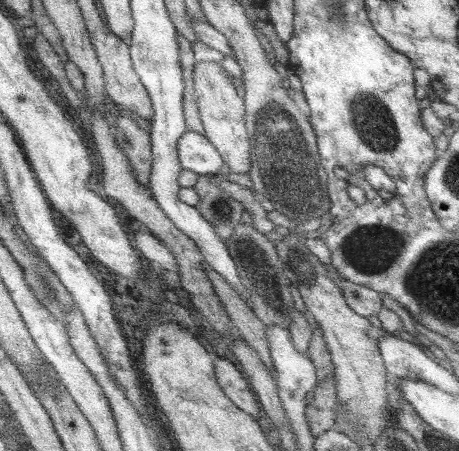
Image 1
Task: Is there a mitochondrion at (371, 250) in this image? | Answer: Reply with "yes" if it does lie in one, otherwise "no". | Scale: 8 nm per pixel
yes

